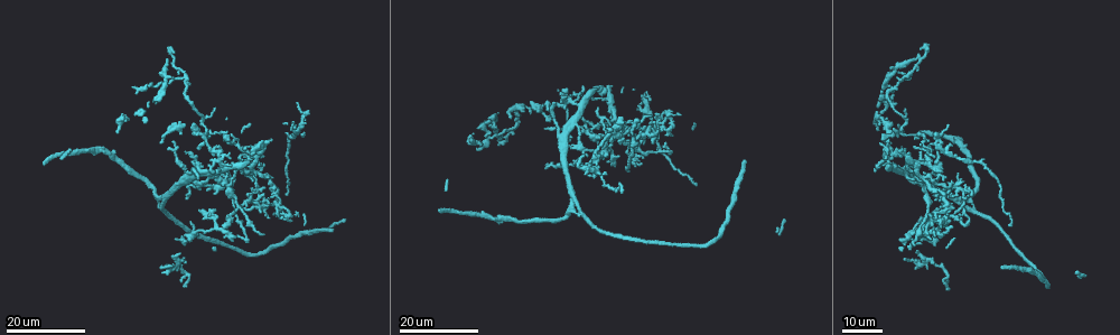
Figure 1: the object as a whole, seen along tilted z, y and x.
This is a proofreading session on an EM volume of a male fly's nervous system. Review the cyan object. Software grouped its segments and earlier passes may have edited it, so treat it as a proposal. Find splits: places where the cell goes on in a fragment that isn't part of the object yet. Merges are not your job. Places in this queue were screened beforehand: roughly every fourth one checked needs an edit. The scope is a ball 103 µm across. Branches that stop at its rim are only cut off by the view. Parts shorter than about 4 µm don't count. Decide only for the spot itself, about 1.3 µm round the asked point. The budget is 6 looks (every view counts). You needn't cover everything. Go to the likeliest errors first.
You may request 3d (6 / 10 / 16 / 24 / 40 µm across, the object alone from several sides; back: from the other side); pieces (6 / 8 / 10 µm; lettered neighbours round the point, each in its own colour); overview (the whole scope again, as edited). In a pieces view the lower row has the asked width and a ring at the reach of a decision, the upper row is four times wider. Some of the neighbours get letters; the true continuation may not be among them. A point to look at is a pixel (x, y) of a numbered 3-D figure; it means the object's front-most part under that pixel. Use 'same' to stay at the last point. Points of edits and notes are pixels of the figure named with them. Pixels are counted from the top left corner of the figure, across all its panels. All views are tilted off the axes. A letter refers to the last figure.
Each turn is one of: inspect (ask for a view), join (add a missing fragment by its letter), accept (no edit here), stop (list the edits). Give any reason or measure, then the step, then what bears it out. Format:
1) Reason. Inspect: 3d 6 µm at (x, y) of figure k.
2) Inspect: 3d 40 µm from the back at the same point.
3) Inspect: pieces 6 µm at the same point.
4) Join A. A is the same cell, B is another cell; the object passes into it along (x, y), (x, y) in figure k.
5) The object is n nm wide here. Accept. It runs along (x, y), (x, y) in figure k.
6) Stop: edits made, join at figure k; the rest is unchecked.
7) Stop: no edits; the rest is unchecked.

An open end. Inspect: 3d 16 µm at (549, 112) of figure 1.

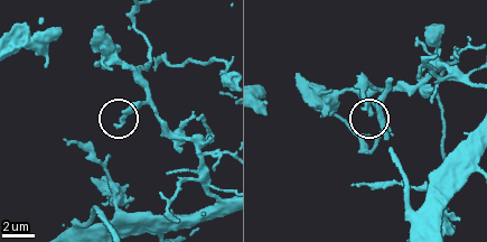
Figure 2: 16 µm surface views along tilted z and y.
What lies round it. Inspect: pieces 6 µm at (369, 114) of figure 2.

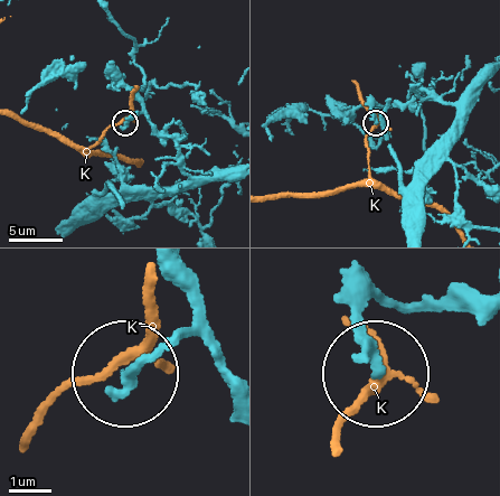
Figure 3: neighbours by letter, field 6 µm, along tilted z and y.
Accept. K is another cell; it runs along (481, 297), (371, 302), (360, 331), (375, 372) in figure 3; none of them fits.

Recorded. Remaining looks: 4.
Tapers out. Inspect: 3d 16 µm at (617, 190) of figure 1.

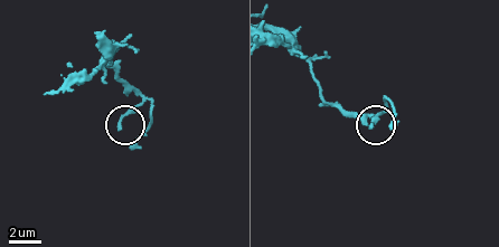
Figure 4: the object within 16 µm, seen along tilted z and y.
Inspect: pieces 8 µm at (121, 129) of figure 4.

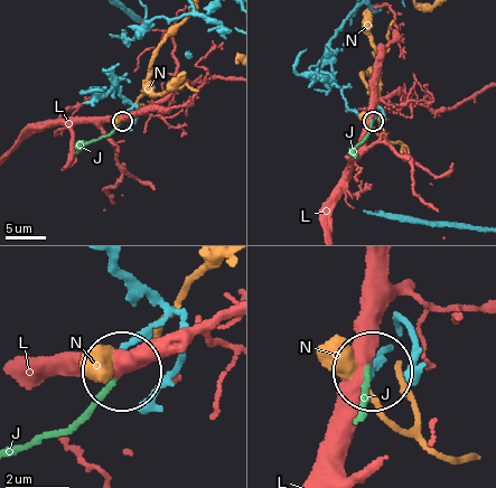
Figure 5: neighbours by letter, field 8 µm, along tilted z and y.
Accept. J, L and N are other cells; no lettered fragment goes on from it.

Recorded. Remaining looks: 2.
Tapers out. Inspect: 3d 24 µm at (263, 157) of figure 1.

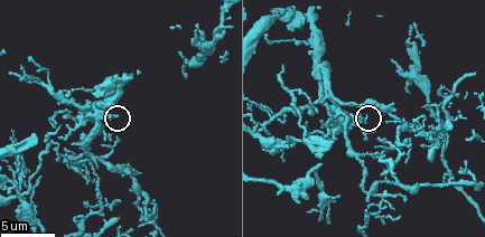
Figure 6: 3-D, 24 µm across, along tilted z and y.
Inspect: pieces 10 µm at (365, 122) of figure 6.

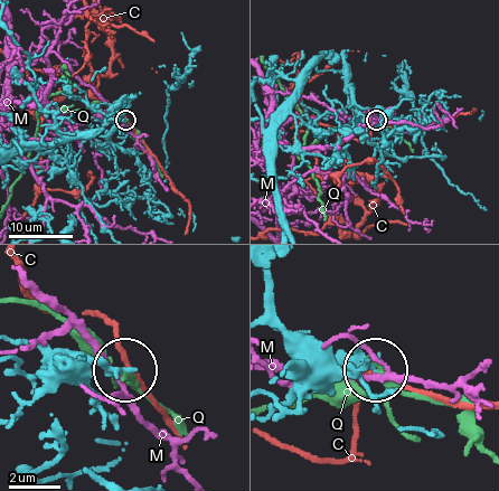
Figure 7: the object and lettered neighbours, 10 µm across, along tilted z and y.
The object is 190 nm wide here. Accept. C, M and Q are other cells; none of them fits.

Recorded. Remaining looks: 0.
Stop: no edits; the rest is unchecked.

